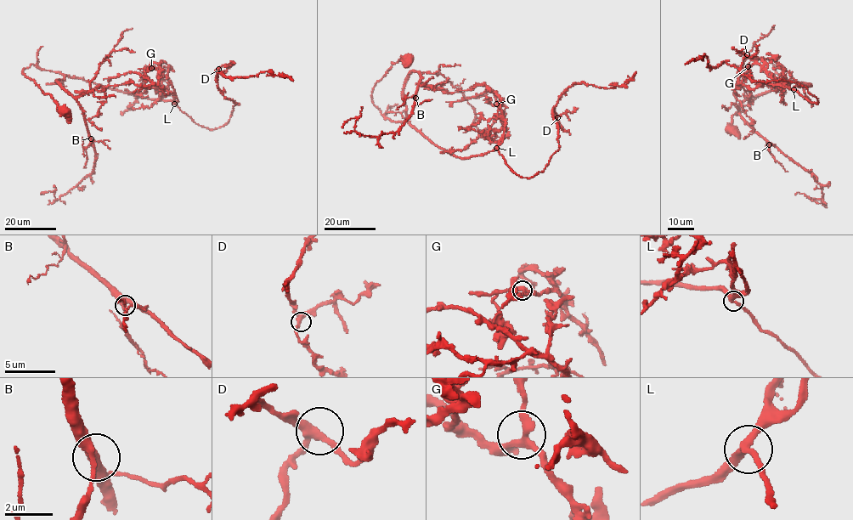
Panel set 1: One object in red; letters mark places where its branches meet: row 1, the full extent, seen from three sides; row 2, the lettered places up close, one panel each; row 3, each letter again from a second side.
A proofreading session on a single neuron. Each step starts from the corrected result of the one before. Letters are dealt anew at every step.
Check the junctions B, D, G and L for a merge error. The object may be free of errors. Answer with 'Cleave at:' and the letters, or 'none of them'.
Cleave at: none of them

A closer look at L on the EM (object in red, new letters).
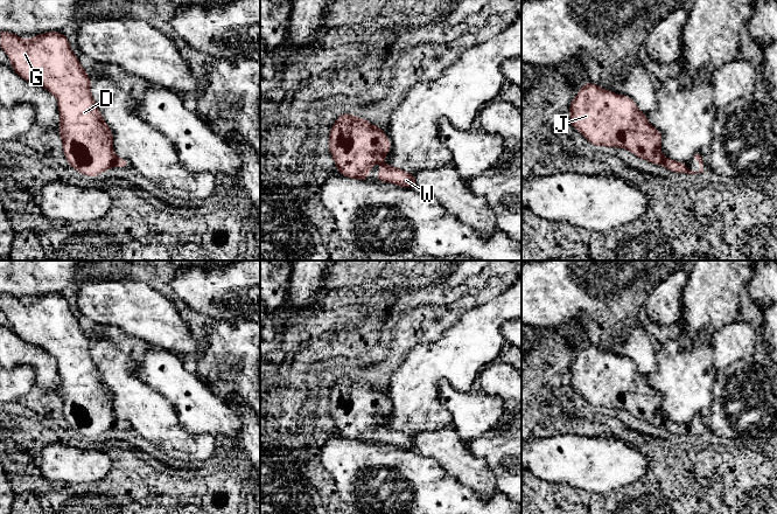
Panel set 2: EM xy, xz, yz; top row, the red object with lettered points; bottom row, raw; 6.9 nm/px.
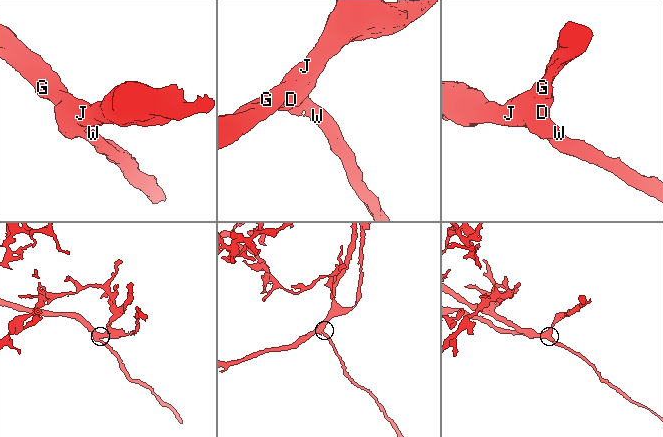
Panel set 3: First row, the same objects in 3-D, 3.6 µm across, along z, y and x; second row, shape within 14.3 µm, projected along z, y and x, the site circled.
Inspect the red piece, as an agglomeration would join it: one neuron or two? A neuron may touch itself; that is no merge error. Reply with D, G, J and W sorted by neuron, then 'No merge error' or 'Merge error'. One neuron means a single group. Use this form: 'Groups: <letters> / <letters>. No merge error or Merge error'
Groups: D G J W. No merge error

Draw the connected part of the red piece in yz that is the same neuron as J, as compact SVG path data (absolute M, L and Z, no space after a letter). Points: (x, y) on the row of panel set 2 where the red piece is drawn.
M586 83L569 106L569 123L593 145L607 147L622 147L632 154L654 165L663 165L674 173L696 174L702 173L704 161L700 154L694 154L700 165L699 172L688 169L684 161L673 161L660 152L662 132L648 123L648 114L637 110L632 98L604 90L596 84Z

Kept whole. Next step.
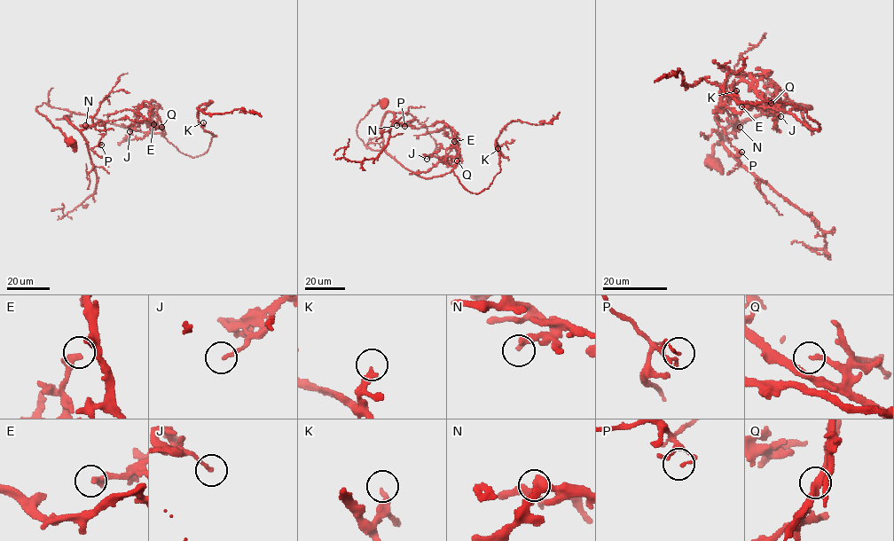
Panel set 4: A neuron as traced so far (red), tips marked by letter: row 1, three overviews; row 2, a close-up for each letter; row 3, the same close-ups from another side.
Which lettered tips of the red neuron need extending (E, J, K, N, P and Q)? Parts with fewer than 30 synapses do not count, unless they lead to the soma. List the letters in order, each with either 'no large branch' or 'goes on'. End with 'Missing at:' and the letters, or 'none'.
E: no large branch
J: no large branch
K: no large branch
N: no large branch
P: no large branch
Q: no large branch
Missing at: none

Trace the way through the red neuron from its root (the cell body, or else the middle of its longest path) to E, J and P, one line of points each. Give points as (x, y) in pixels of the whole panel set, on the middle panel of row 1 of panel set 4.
E: (384, 101), (372, 105), (357, 127), (357, 136), (372, 150), (432, 177), (454, 167), (454, 141)
J: (384, 101), (361, 120), (357, 136), (426, 178), (450, 172), (458, 150), (441, 148), (427, 159)
P: (384, 101), (372, 105), (357, 125), (363, 143), (381, 150), (388, 112), (404, 126)

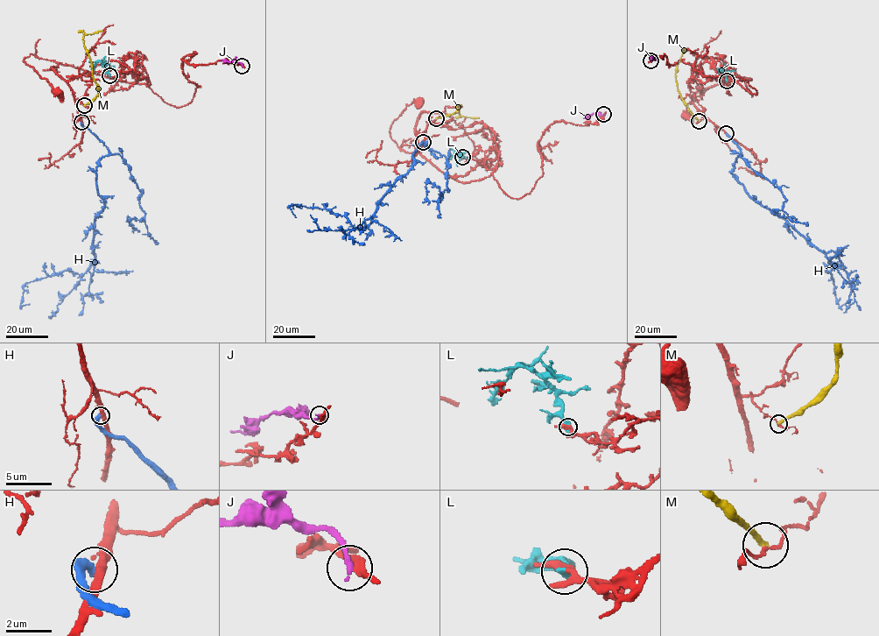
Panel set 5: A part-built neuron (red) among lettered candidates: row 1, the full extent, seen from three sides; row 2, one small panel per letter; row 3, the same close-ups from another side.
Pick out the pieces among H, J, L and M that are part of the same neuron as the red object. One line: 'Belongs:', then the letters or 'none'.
Belongs: none

